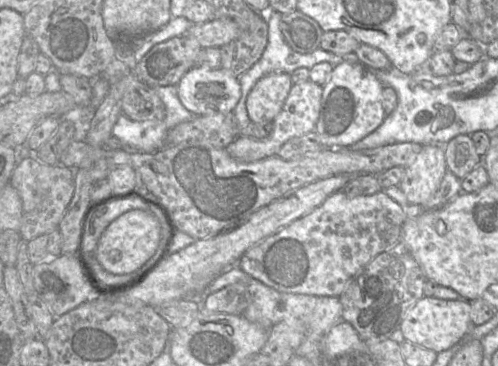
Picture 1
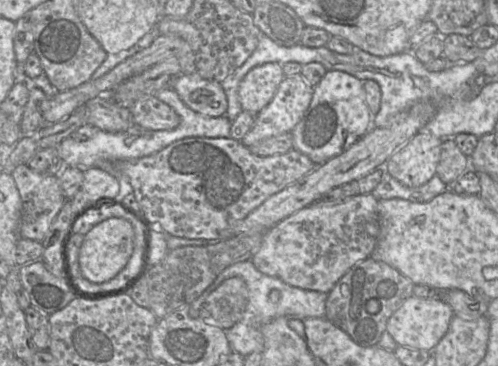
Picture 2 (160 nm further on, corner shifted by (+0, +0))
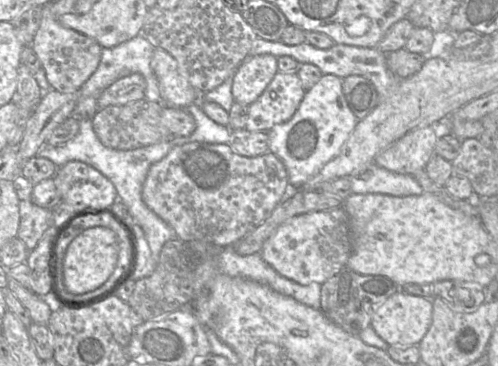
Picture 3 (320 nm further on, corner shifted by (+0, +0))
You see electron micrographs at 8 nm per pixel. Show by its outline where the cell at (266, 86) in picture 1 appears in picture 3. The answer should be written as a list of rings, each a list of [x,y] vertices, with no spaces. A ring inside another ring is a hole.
[[[272,54],[248,56],[238,65],[233,74],[234,101],[245,105],[253,103],[278,71],[276,56]]]

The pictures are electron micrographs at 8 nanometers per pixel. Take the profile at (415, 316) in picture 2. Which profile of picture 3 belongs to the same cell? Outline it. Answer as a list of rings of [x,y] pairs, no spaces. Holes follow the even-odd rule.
[[[398,290],[373,311],[370,326],[389,346],[417,346],[432,323],[432,300]]]

